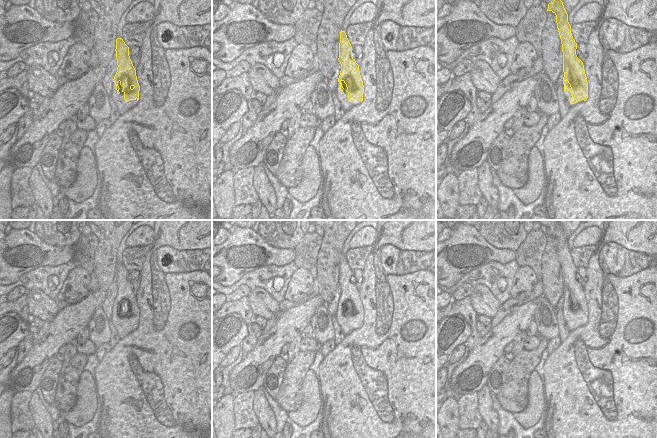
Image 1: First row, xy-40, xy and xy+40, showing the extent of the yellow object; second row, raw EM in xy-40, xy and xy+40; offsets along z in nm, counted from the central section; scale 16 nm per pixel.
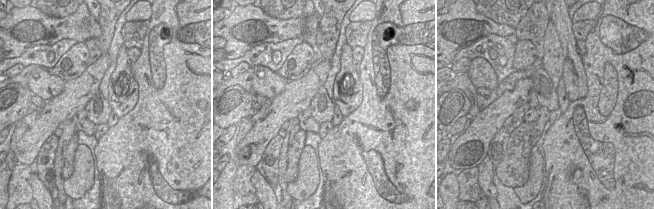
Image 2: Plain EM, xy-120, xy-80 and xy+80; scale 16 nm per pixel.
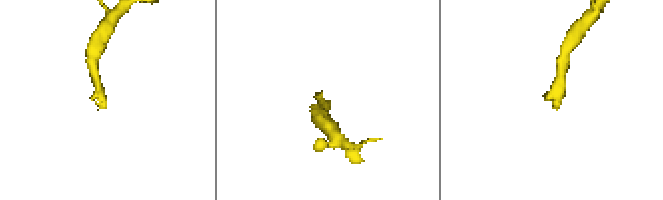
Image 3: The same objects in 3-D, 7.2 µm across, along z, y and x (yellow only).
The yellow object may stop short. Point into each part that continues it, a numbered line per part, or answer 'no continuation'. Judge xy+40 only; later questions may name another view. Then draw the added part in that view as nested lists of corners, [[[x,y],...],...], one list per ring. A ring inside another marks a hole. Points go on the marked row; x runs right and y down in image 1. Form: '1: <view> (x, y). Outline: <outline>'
1: xy+40 (568, 96). Outline: [[[568,81],[562,82],[562,87],[563,87],[563,92],[566,97],[566,100],[570,107],[572,107],[578,103],[584,102],[584,100],[581,100],[581,101],[578,101],[578,102],[572,104],[571,102],[573,101],[573,99],[572,99],[572,93],[570,92],[571,87],[570,87],[570,84],[568,83]]]

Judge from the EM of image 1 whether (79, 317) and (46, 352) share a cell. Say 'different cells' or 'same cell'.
same cell

